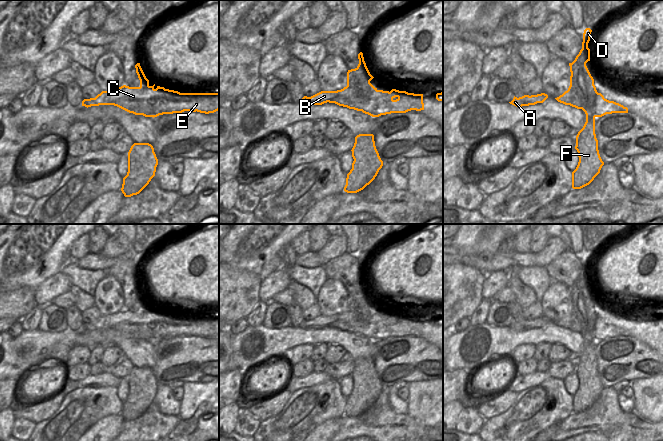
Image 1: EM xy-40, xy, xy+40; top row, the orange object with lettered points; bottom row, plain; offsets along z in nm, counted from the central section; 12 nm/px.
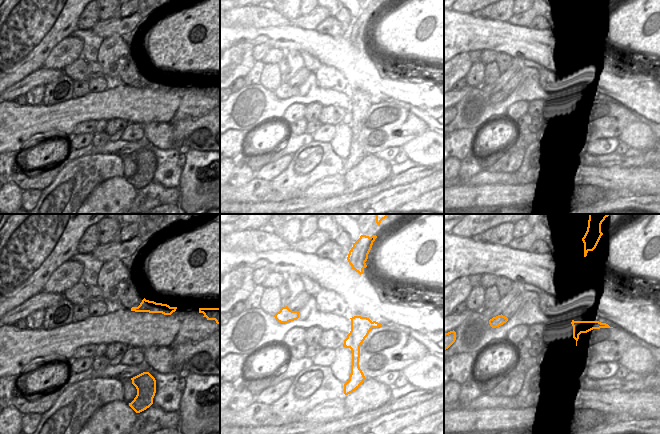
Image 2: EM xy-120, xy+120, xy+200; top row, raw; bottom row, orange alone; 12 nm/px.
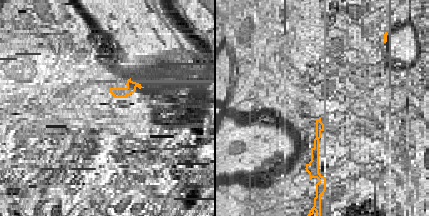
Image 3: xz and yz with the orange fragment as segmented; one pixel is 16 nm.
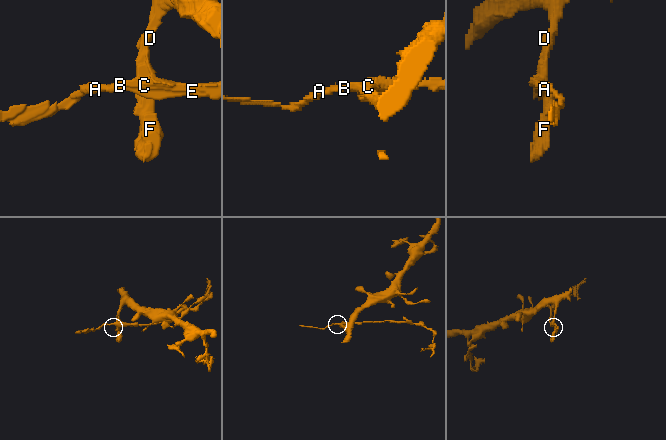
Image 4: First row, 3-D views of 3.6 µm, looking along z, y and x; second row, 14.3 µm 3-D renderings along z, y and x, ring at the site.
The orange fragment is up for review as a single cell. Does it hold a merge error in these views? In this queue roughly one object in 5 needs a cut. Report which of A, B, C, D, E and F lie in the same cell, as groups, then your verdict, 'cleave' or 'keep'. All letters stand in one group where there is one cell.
A B C E / D F; cleave

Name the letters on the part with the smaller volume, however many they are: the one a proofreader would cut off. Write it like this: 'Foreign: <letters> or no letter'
Foreign: A, B, C, E

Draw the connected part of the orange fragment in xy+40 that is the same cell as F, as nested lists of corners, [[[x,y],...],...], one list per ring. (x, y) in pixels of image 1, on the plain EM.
[[[586,252],[583,257],[582,273],[572,287],[569,287],[572,297],[572,313],[582,327],[582,334],[586,338],[586,346],[576,360],[575,373],[578,376],[579,386],[572,396],[572,412],[581,413],[589,409],[600,397],[604,386],[599,374],[595,358],[594,328],[599,318],[594,309],[586,287],[590,285],[588,267],[592,254]]]

